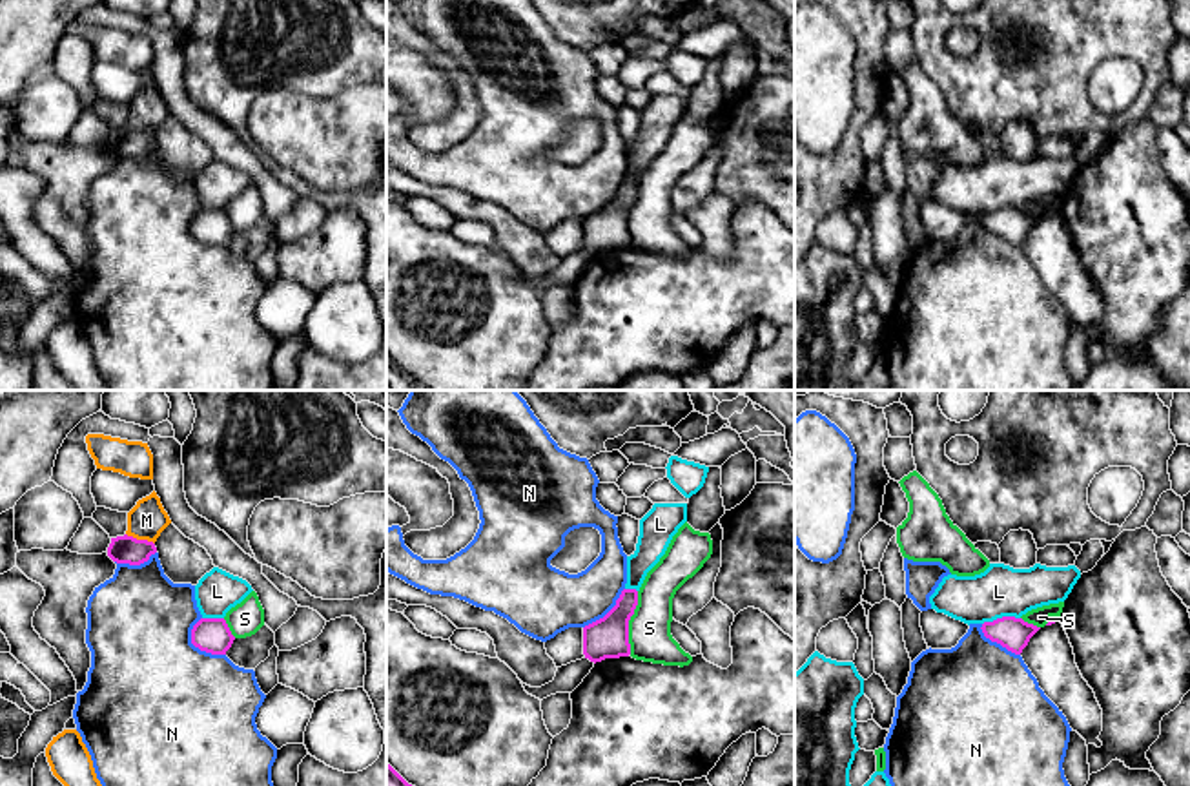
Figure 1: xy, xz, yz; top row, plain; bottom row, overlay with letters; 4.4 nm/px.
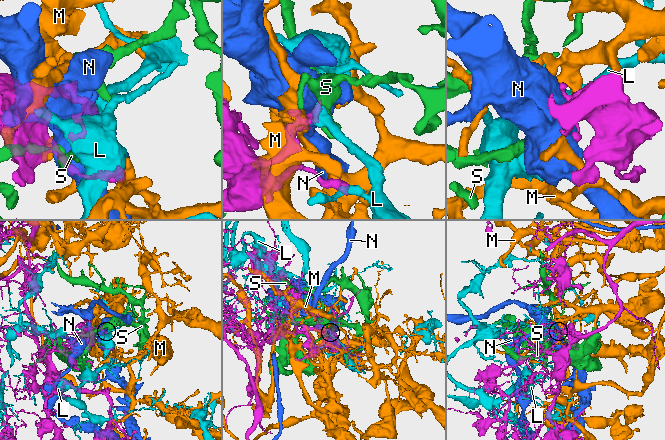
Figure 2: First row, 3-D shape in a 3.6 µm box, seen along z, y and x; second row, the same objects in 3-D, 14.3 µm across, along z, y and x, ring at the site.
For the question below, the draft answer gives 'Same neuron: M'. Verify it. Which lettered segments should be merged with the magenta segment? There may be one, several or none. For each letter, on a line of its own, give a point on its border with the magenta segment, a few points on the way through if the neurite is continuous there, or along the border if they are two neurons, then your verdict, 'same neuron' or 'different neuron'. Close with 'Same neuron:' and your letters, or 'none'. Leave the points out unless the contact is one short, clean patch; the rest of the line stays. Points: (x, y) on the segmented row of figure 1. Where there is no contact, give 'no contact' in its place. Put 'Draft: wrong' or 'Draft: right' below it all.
L: contact yz (1003, 617); different neuron
M: contact xy (141, 540); different neuron
N: contact xy (195, 646); different neuron
S: contact xz (627, 622); border xz (638, 591), (638, 602), (629, 619), (629, 653); different neuron
Same neuron: none
Draft: wrong

